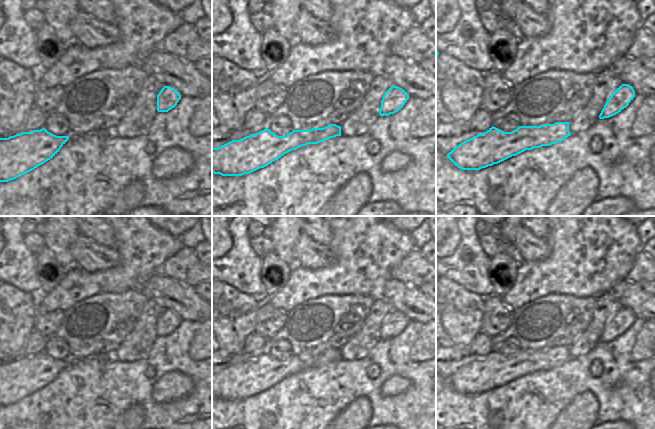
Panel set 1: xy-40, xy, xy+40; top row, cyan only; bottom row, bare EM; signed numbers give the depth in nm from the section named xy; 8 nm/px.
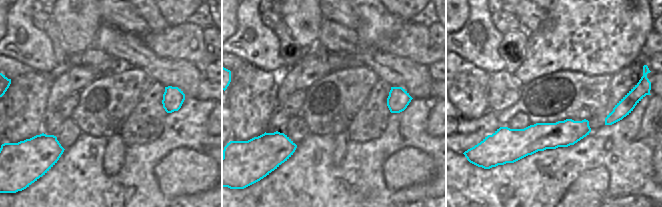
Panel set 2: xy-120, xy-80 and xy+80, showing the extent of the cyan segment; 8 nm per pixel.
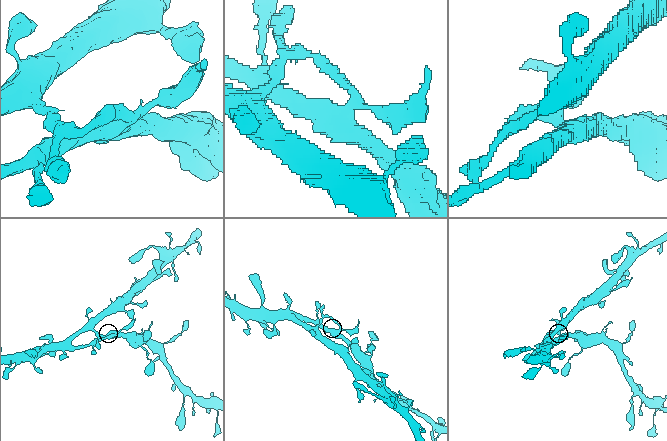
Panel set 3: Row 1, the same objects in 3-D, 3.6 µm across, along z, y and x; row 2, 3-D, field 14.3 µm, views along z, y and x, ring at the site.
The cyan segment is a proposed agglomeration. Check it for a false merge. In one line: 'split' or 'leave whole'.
split

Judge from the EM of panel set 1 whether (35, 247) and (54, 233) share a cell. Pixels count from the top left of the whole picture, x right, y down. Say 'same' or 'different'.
different

